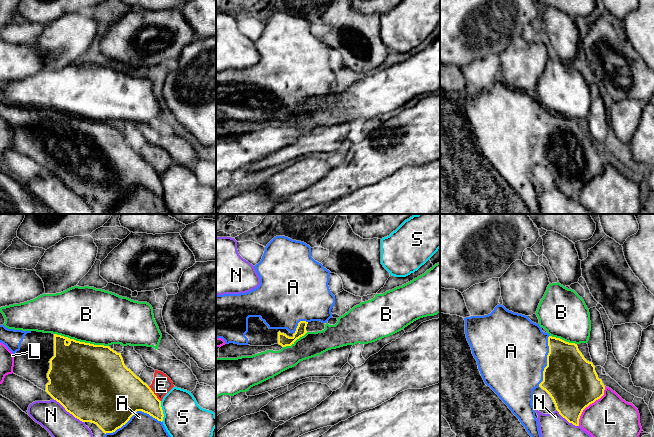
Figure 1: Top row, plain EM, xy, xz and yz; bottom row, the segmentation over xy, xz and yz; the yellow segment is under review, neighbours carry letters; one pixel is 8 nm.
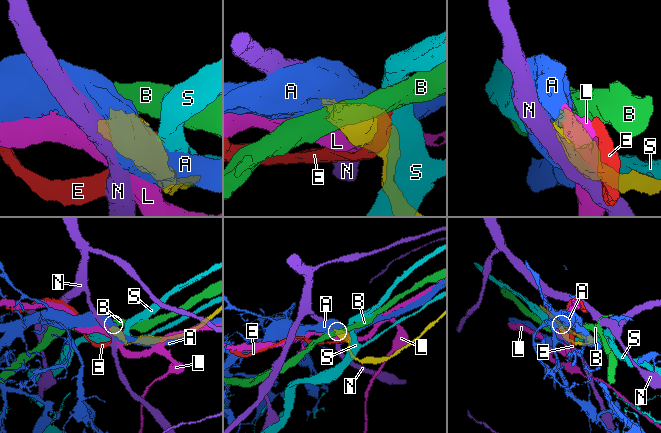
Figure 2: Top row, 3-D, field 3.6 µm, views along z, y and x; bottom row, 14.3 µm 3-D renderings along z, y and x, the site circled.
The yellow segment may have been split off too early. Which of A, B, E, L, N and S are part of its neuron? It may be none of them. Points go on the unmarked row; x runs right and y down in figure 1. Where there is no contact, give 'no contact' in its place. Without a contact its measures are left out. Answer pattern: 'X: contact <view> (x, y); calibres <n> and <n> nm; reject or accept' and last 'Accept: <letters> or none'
A: contact xy (133, 190); calibres 500 and 360 nm; accept
B: contact xy (81, 118); calibres 500 and 440 nm; reject
E: contact xy (154, 170); calibres 360 and 160 nm; reject
L: contact yz (589, 180); calibres 420 and 400 nm; reject
N: contact xy (68, 187); calibres 500 and 300 nm; reject
S: contact xy (162, 187); calibres 240 and 340 nm; reject
Accept: A

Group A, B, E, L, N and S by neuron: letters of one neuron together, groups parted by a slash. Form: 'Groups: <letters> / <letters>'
Groups: A / B / E / L / N / S

